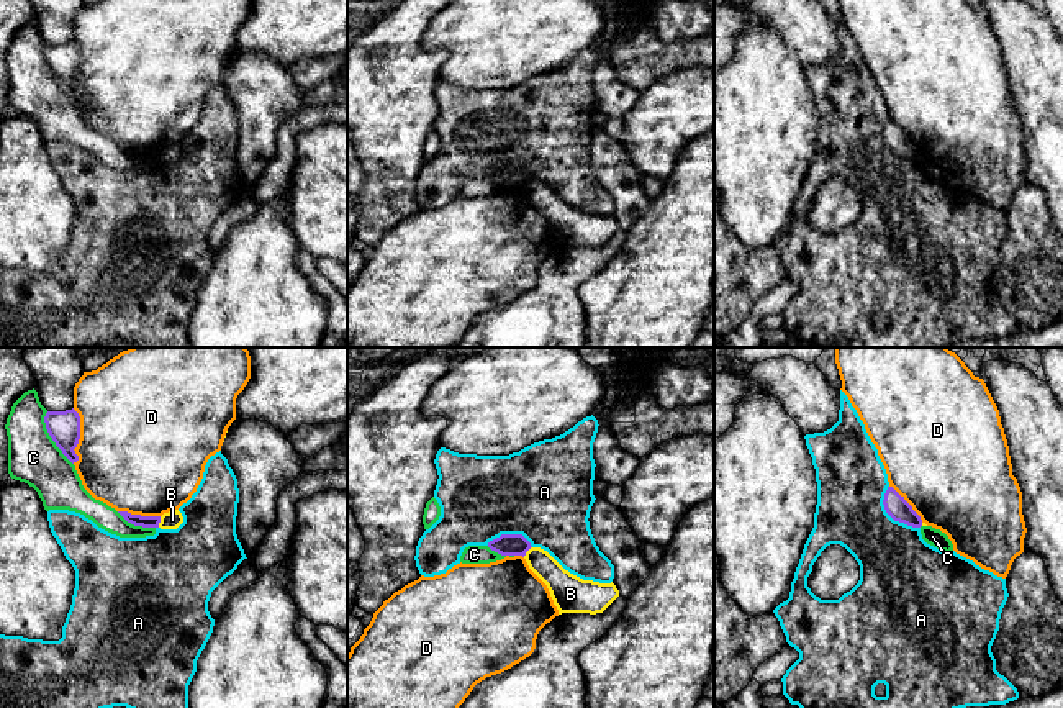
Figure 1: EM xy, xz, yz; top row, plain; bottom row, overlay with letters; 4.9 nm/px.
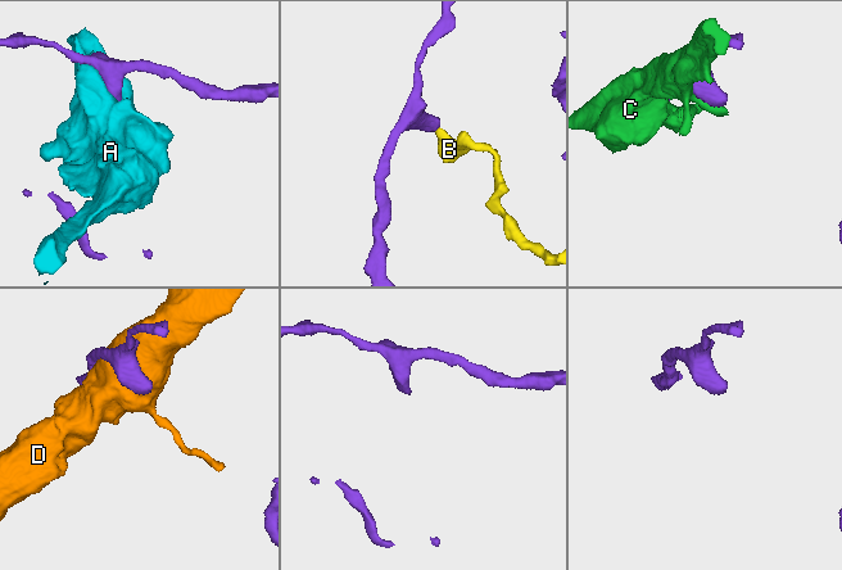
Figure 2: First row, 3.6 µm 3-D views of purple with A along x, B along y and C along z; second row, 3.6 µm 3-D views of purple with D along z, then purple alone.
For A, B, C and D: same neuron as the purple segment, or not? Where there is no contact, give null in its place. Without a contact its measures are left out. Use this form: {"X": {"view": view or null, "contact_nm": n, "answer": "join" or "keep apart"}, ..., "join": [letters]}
{"A": {"view": "yz", "contact_nm": 260, "answer": "keep apart"}, "B": {"view": "xy", "contact_nm": 60, "answer": "keep apart"}, "C": {"view": "xy", "contact_nm": 300, "answer": "keep apart"}, "D": {"view": "xy", "contact_nm": 280, "answer": "keep apart"}, "join": []}

